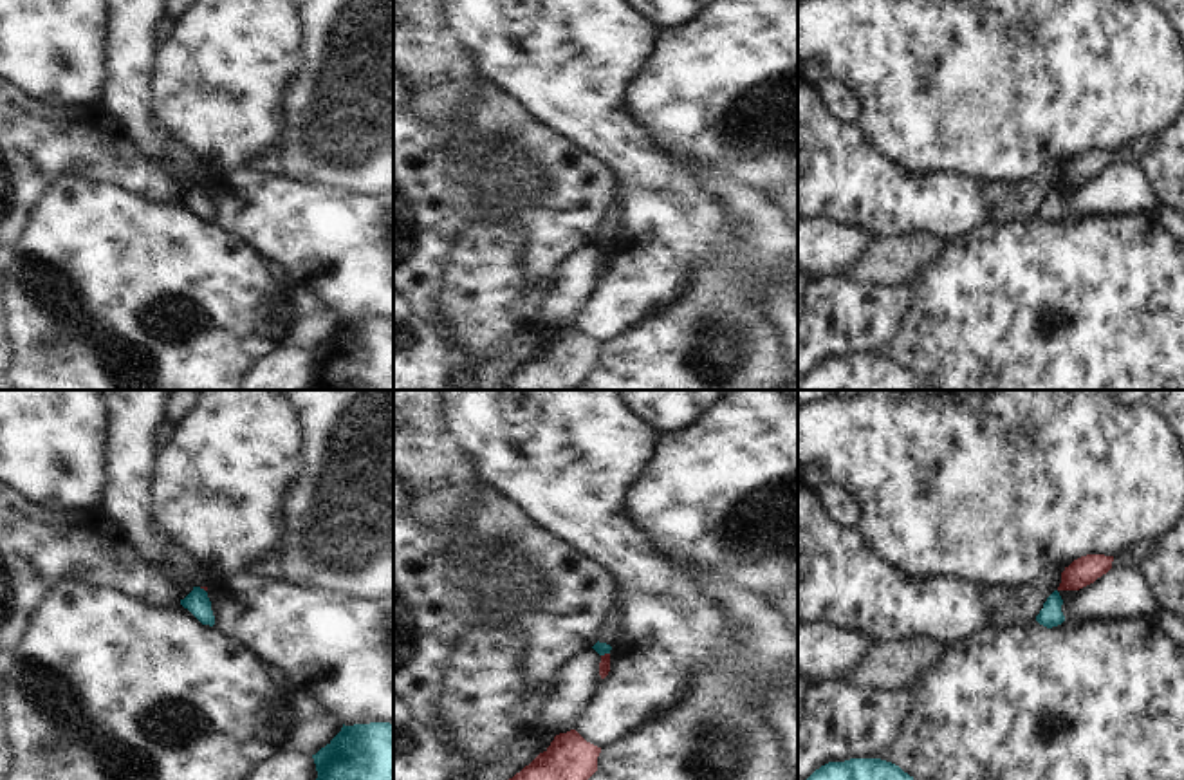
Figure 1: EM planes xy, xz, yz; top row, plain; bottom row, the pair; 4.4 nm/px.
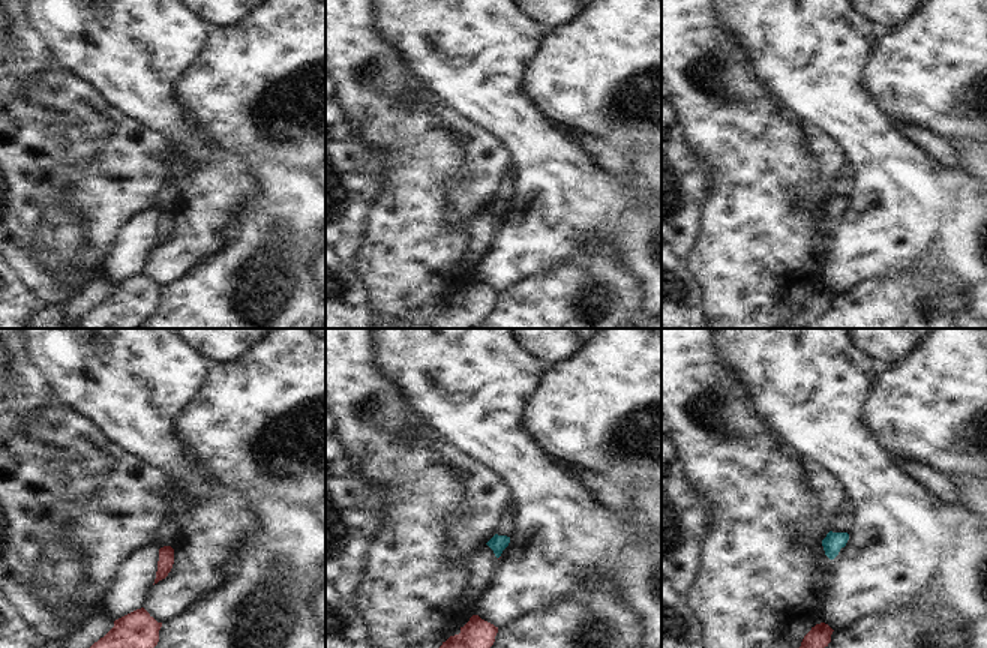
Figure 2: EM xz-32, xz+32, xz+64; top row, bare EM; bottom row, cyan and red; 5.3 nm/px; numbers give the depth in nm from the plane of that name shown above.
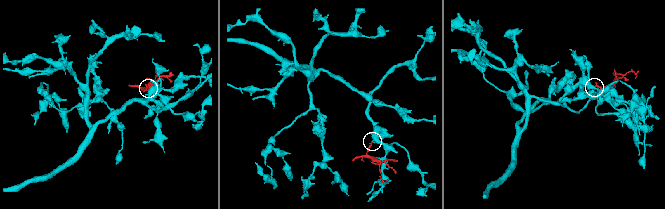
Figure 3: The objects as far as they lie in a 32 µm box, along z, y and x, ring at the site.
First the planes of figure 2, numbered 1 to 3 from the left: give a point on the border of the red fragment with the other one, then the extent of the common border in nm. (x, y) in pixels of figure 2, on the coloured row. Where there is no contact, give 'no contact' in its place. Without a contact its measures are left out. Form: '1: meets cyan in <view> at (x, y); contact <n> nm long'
1: no contact
2: no contact
3: no contact

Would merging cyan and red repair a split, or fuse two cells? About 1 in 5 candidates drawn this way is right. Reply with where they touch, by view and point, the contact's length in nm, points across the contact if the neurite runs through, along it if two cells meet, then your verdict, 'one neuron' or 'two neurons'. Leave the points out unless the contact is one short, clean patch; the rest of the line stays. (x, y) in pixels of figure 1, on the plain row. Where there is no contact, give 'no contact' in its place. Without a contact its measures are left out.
meets cyan in xz at (605, 248); contact 40 nm long; border along xz (609, 248), (601, 251); two neurons

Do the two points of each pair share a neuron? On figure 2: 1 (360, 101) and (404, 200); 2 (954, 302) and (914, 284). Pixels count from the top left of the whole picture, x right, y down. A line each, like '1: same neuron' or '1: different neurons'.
1: same neuron
2: same neuron

